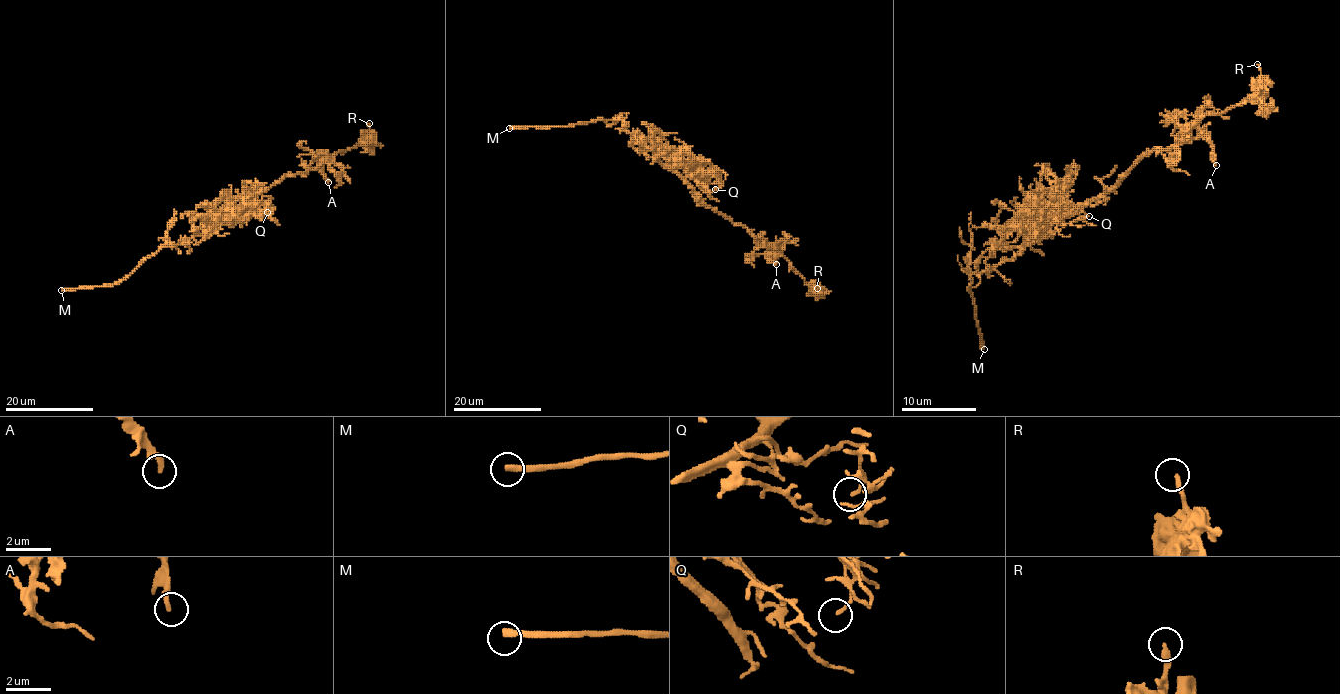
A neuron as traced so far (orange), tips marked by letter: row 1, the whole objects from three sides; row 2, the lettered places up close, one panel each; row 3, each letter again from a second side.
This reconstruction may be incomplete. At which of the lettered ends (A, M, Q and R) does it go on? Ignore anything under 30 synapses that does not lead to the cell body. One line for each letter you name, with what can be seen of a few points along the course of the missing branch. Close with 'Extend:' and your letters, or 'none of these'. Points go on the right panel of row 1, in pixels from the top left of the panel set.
M: Course of what is missing: (984, 349), (971, 364), (963, 362), (961, 358), (971, 345), (967, 341), (946, 343), (950, 339)
Extend: M

